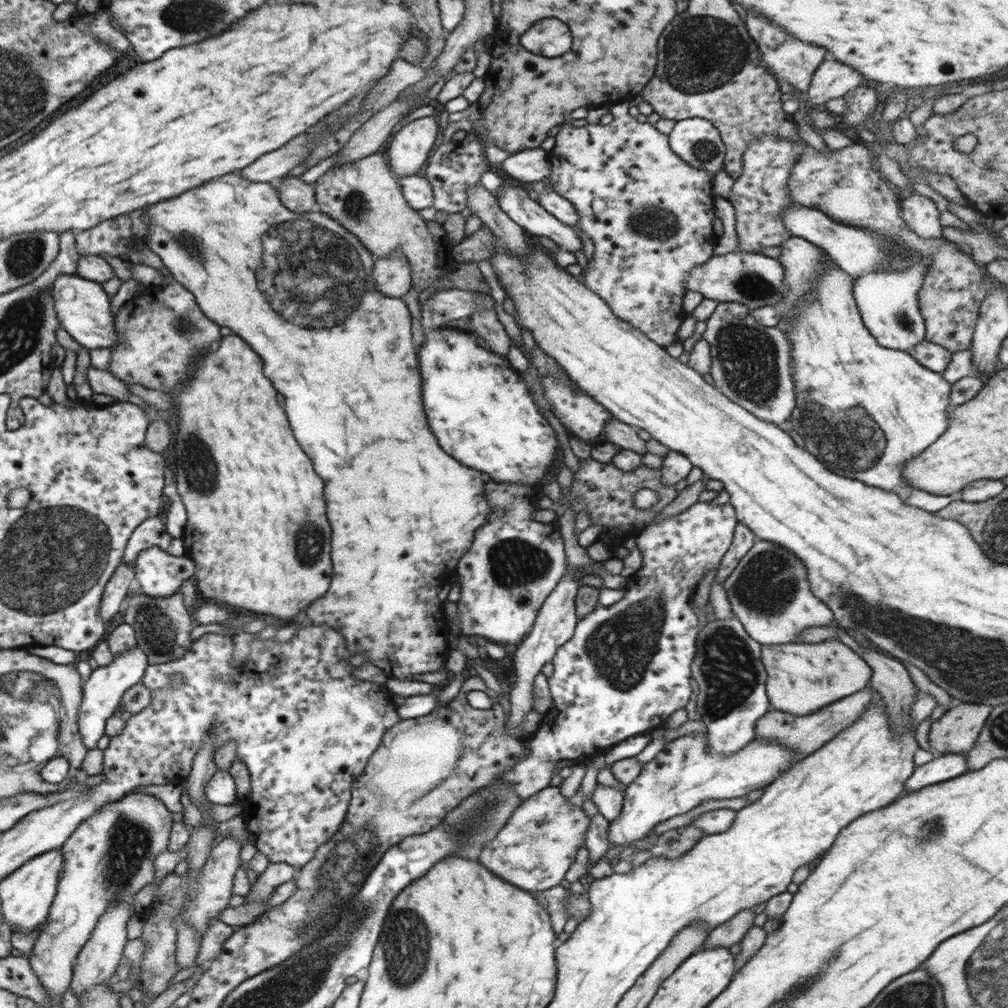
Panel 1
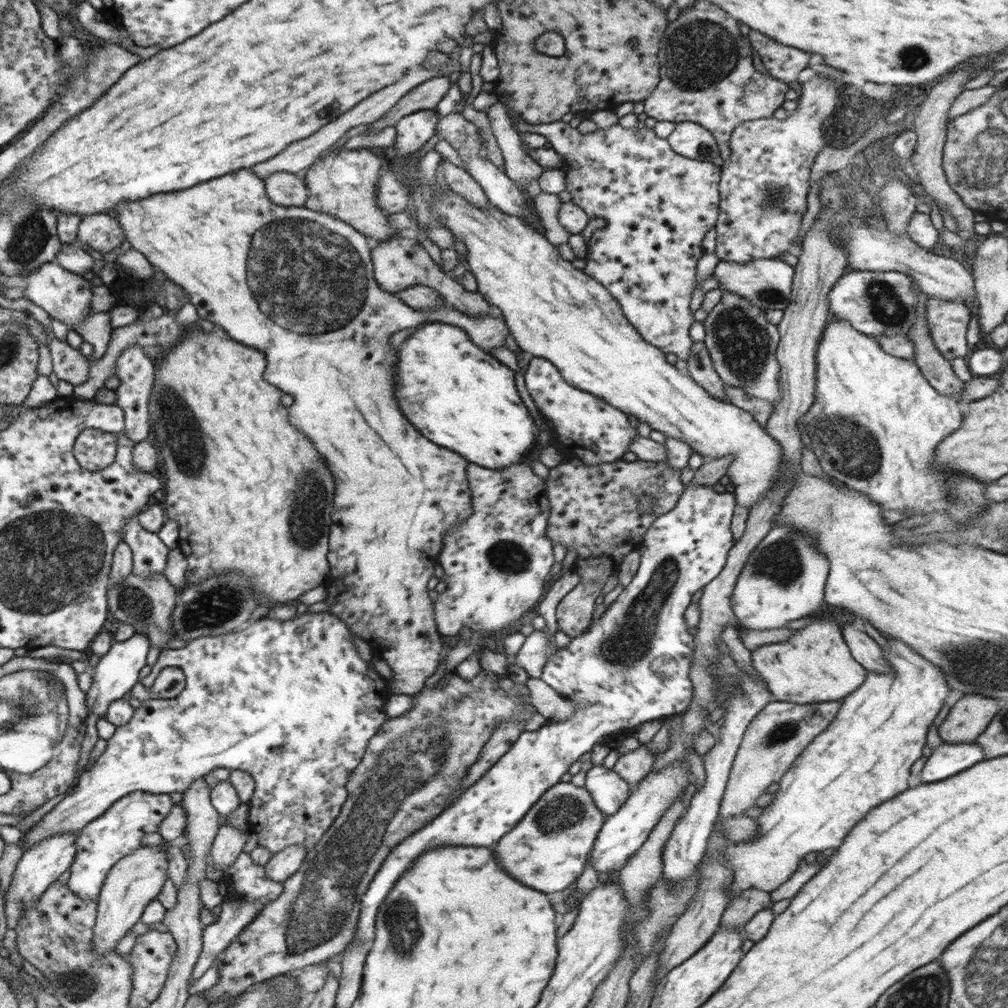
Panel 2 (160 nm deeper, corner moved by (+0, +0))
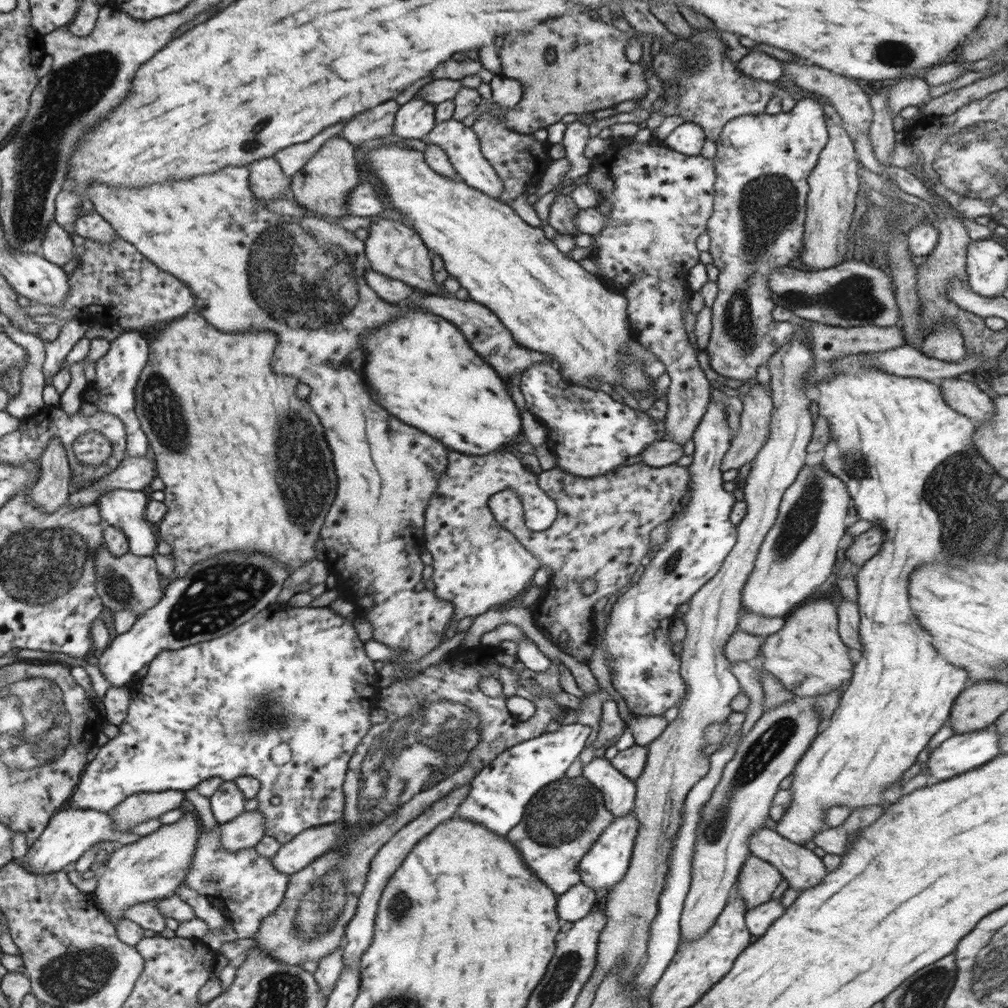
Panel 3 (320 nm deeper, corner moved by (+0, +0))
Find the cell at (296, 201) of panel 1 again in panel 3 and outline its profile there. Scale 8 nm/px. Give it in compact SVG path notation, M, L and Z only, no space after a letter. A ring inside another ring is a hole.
M275 157L256 159L248 165L248 169L250 171L249 185L258 199L285 199L288 196L287 192L291 191L291 189L286 189L287 177Z

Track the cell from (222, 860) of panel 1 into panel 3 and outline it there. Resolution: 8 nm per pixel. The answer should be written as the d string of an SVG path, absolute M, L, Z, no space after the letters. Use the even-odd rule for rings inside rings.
M255 809L244 811L230 822L220 824L218 838L227 851L238 853L258 845L265 830L265 814Z

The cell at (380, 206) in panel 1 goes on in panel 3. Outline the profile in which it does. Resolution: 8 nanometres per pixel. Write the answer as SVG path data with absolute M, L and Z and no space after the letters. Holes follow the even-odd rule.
M342 136L332 138L291 176L291 191L302 208L329 220L352 215L348 213L347 198L353 188L362 182L355 149Z

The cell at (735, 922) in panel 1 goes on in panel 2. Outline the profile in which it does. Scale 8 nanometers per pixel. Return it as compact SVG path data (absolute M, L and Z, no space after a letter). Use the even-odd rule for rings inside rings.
M744 889L729 901L723 912L720 927L742 930L757 912L767 908L770 901L769 892L762 889Z

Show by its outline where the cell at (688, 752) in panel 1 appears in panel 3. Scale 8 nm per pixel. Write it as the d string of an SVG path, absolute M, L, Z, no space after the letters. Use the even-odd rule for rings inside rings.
M633 812L615 817L614 822L602 832L596 843L580 860L579 873L581 882L595 891L598 888L606 888L610 891L617 882L620 882L620 879L624 878L628 870L638 829L639 822Z

